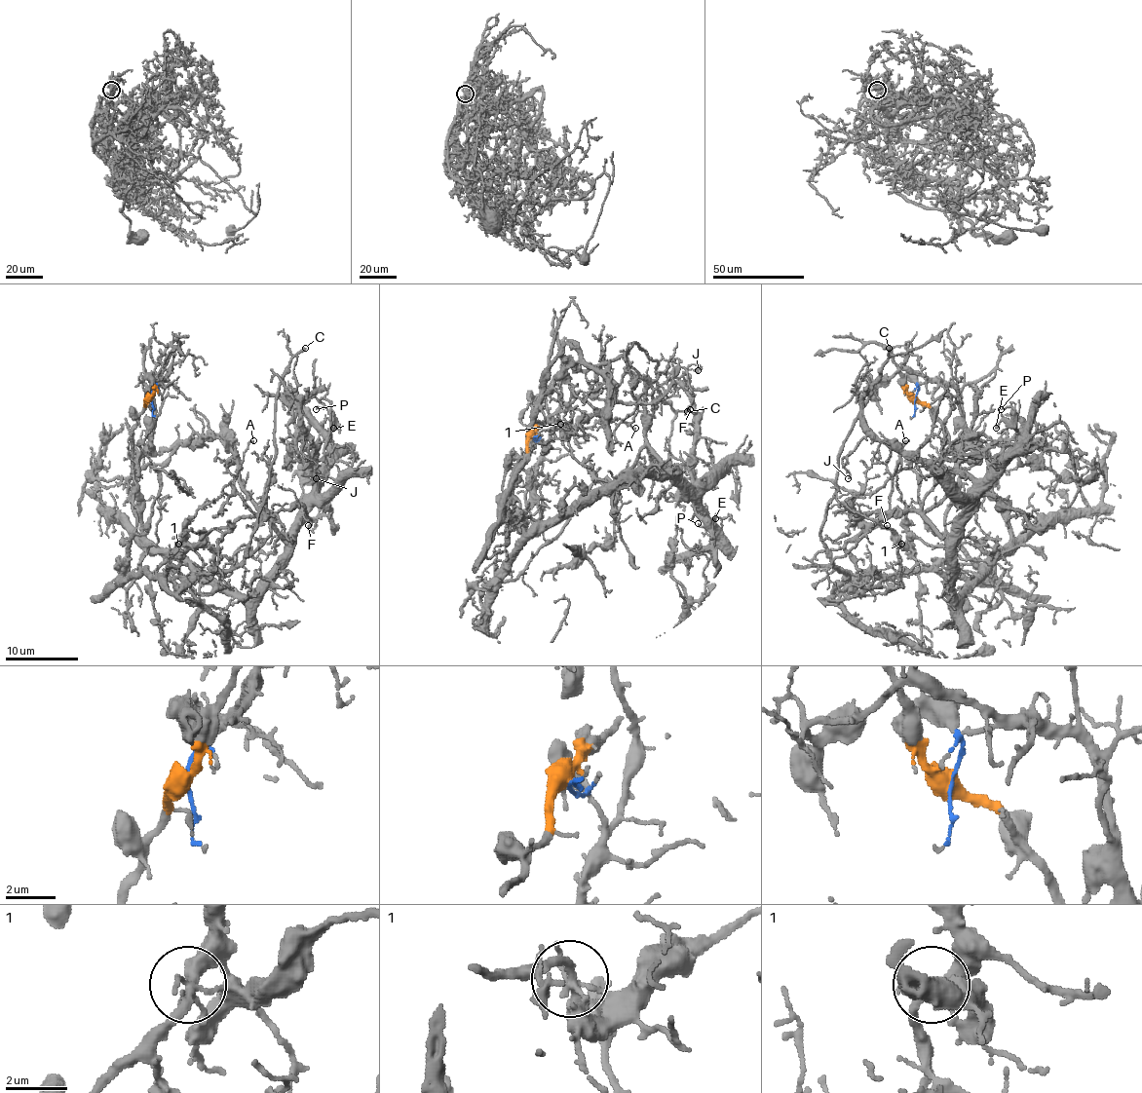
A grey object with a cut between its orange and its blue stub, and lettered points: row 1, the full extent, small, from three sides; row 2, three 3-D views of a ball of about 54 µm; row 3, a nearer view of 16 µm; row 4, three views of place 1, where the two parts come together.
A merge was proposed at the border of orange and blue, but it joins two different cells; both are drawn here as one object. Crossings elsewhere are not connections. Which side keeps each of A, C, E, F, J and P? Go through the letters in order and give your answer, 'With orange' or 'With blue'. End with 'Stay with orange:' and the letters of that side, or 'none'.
A: With orange
C: With orange
E: With blue
F: With blue
J: With blue
P: With blue
Stay with orange: A, C

